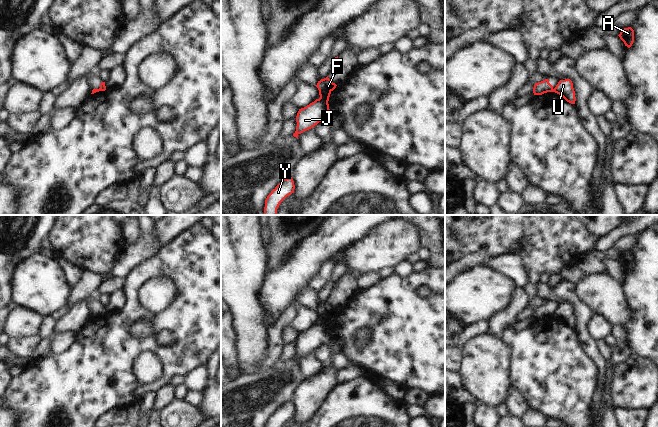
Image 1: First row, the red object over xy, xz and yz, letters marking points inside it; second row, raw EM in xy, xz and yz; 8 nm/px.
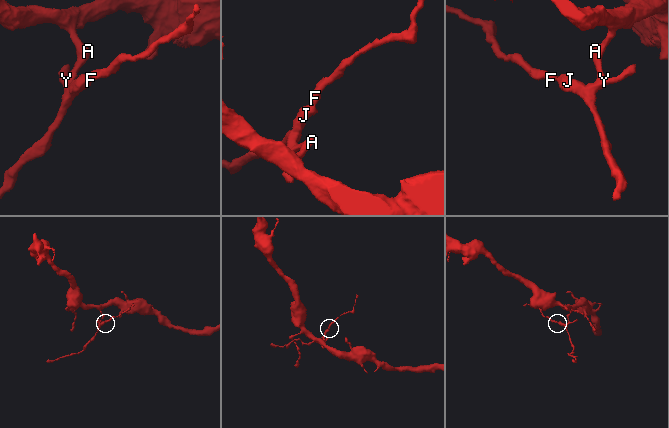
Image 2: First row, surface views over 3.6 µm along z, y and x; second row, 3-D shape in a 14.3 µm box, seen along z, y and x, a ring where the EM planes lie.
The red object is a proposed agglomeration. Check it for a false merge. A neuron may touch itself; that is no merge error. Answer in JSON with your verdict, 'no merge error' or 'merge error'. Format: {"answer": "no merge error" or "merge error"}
{"answer": "merge error"}

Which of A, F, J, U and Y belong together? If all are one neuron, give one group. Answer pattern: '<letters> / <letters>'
A J U Y / F

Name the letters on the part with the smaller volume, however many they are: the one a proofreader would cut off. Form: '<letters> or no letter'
F

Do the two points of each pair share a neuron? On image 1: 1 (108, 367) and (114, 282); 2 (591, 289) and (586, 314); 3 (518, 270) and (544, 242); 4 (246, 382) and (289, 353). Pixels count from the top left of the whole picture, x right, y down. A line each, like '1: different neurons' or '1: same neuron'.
1: different neurons
2: different neurons
3: different neurons
4: different neurons

